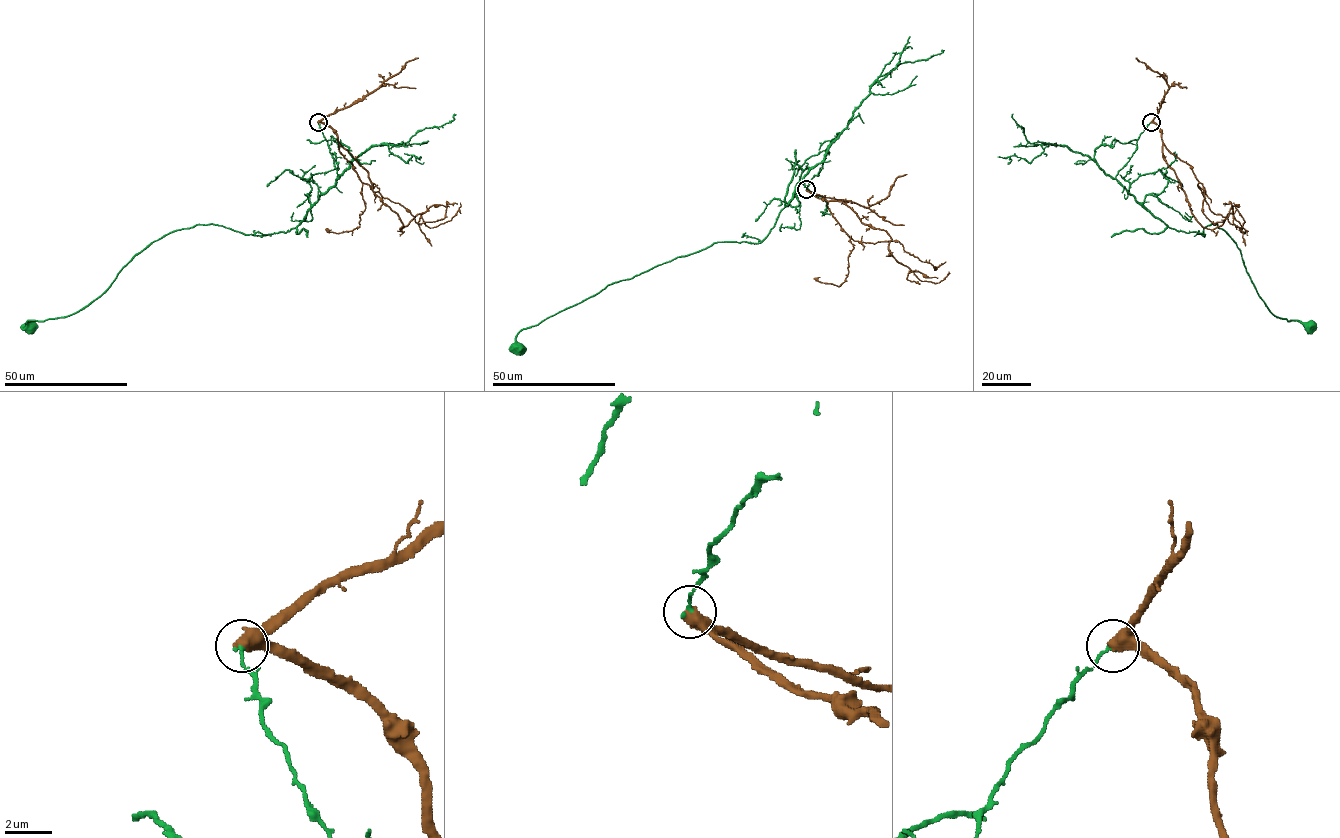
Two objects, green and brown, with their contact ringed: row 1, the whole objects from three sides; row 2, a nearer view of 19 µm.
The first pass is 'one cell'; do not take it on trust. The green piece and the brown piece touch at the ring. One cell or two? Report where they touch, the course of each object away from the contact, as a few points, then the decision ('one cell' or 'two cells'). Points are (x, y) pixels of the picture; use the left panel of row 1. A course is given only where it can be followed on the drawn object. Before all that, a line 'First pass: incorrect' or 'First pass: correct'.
First pass: incorrect
(318, 122) | green via (318, 122), (336, 183), (296, 227), (256, 235), (196, 224), (168, 233), (90, 302), (28, 320), (32, 327) | brown via (318, 122), (367, 172), (399, 229), (420, 213), (436, 227), (460, 202) | two cells

